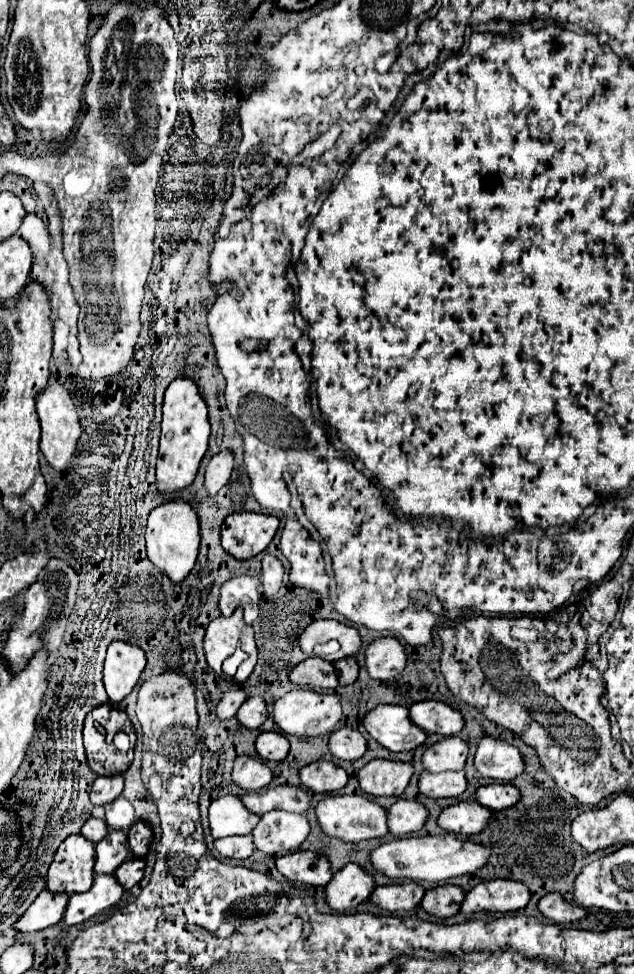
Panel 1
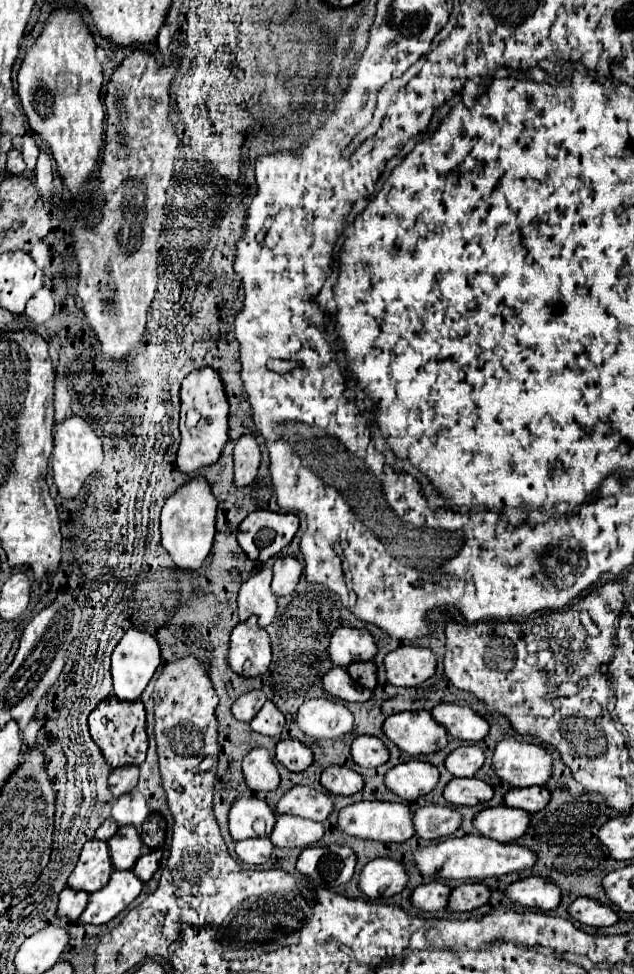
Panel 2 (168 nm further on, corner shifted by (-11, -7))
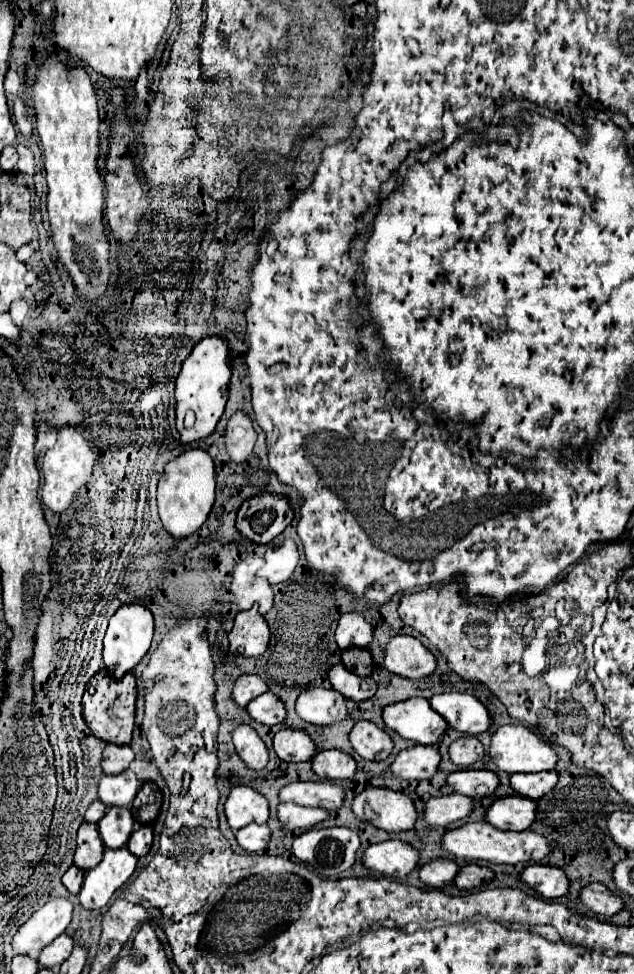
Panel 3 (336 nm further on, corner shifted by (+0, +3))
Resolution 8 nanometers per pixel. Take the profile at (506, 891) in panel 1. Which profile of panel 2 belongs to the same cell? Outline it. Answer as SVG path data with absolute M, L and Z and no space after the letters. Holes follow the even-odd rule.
M529 876L513 882L507 888L507 896L525 908L537 908L545 912L555 910L561 904L559 886L541 876Z

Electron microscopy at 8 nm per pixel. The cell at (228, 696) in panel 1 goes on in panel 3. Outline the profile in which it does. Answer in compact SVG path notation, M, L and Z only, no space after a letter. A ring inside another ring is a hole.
M242 674L236 678L234 688L232 688L232 698L240 708L246 708L246 704L250 700L254 700L256 696L264 694L268 688L266 684L256 676L256 674Z

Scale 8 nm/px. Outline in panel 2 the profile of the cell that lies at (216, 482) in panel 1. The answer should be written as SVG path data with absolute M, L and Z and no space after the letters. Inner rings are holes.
M243 434L243 438L235 444L235 484L247 486L257 476L257 468L261 464L261 450L257 440L251 434Z

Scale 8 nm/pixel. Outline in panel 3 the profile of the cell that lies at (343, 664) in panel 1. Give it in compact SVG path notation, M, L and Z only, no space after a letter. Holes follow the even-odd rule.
M348 648L342 652L342 664L356 672L356 676L370 676L372 672L372 656L366 648Z

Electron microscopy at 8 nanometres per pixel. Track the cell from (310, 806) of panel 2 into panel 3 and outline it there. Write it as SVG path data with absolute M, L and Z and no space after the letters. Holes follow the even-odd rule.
M290 782L280 790L280 802L316 806L328 812L338 810L342 800L344 800L342 786L332 782Z

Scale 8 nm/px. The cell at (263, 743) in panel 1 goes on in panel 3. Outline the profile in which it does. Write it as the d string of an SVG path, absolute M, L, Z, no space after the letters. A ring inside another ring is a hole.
M280 730L274 734L272 742L282 762L304 762L316 754L316 746L304 730Z

